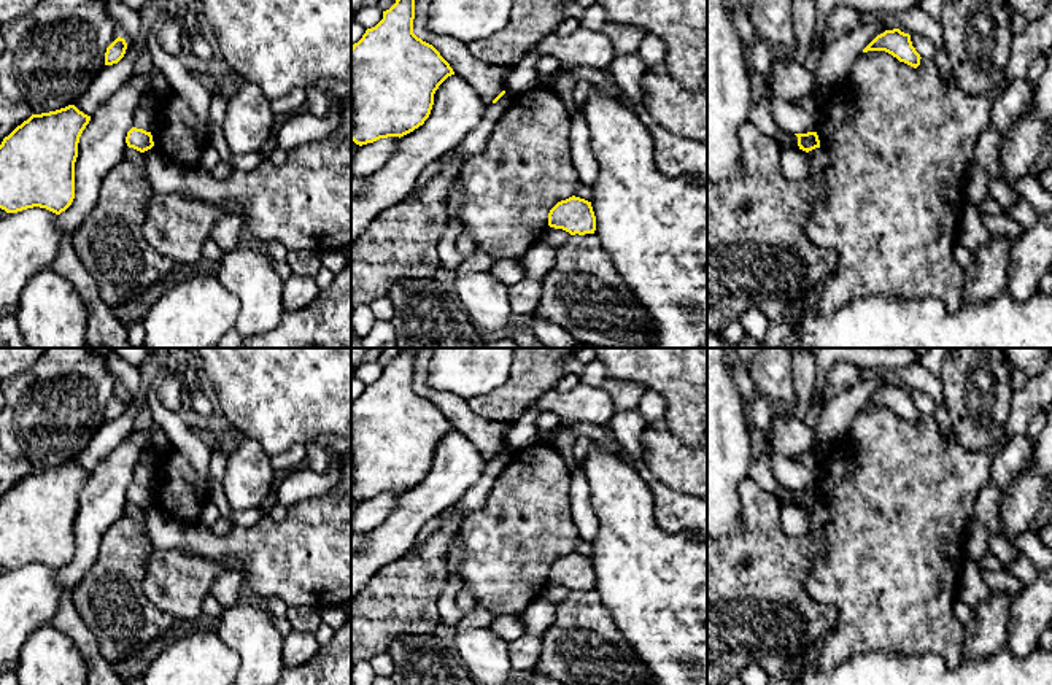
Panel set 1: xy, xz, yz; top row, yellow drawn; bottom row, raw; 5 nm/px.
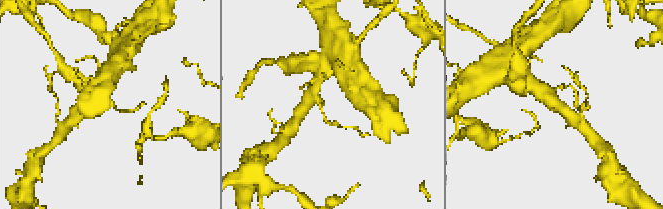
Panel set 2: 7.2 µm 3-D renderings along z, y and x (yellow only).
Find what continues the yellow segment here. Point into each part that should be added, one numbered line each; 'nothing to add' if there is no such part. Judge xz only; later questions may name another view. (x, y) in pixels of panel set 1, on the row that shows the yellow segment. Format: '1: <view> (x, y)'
nothing to add

